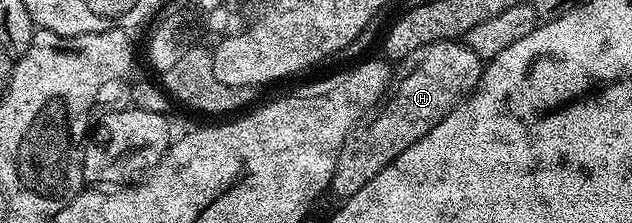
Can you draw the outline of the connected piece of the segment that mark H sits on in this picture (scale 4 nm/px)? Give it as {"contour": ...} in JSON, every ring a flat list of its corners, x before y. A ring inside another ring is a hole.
{"contour":[[461,39,431,43,406,55,389,82,389,90,365,114,363,123,347,135,335,163,335,175,328,192,334,193,337,199,344,199,367,187,367,183,375,179,383,167,387,167,387,163,399,159,411,143,419,143,431,127,438,125,472,93,479,83,482,68,481,57,475,55,475,51,471,51,471,47,467,47]]}

